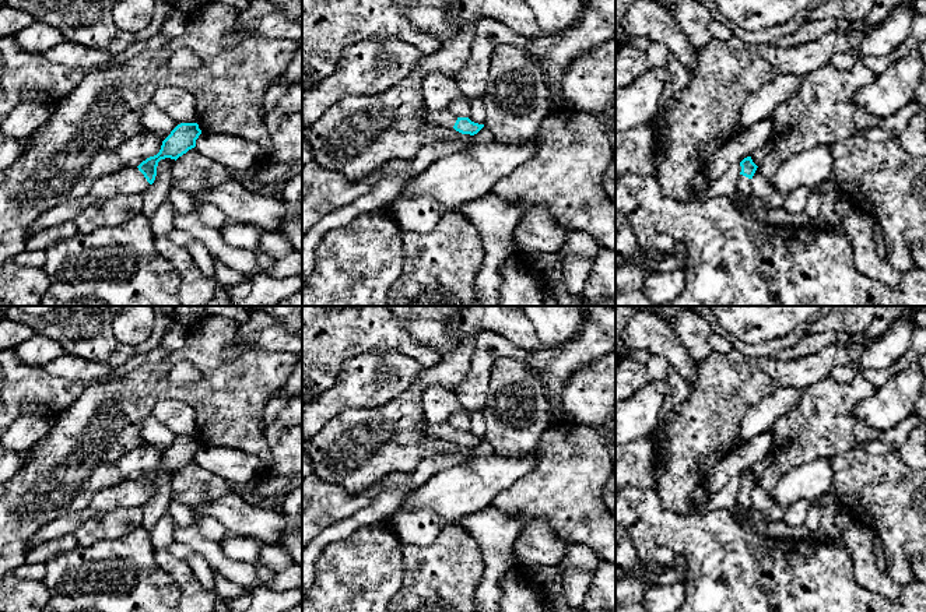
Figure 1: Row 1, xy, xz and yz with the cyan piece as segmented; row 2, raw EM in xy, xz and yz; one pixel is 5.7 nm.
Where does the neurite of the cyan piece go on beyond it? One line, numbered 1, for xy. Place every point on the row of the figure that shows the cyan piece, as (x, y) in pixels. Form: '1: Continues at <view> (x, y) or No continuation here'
1: Continues at xy (129, 180)

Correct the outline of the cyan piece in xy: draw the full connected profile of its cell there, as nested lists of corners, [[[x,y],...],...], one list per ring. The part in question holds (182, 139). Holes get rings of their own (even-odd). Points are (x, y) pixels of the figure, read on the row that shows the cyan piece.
[[[180,123],[162,141],[157,155],[147,158],[136,168],[124,168],[120,172],[98,179],[78,200],[60,204],[39,217],[28,231],[28,236],[66,221],[74,221],[77,215],[95,203],[117,194],[143,194],[155,180],[157,166],[161,159],[178,159],[196,147],[201,134],[197,123]]]

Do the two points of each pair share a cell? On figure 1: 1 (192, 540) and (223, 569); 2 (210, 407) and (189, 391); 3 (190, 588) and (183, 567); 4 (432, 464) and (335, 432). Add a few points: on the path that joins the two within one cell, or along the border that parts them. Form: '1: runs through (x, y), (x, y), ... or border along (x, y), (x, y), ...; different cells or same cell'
1: runs through (200, 545), (217, 560); same cell
2: runs through (204, 401), (195, 394); same cell
3: runs through (188, 583), (183, 573); same cell
4: border along (453, 453), (432, 454), (410, 471), (390, 472); different cells

